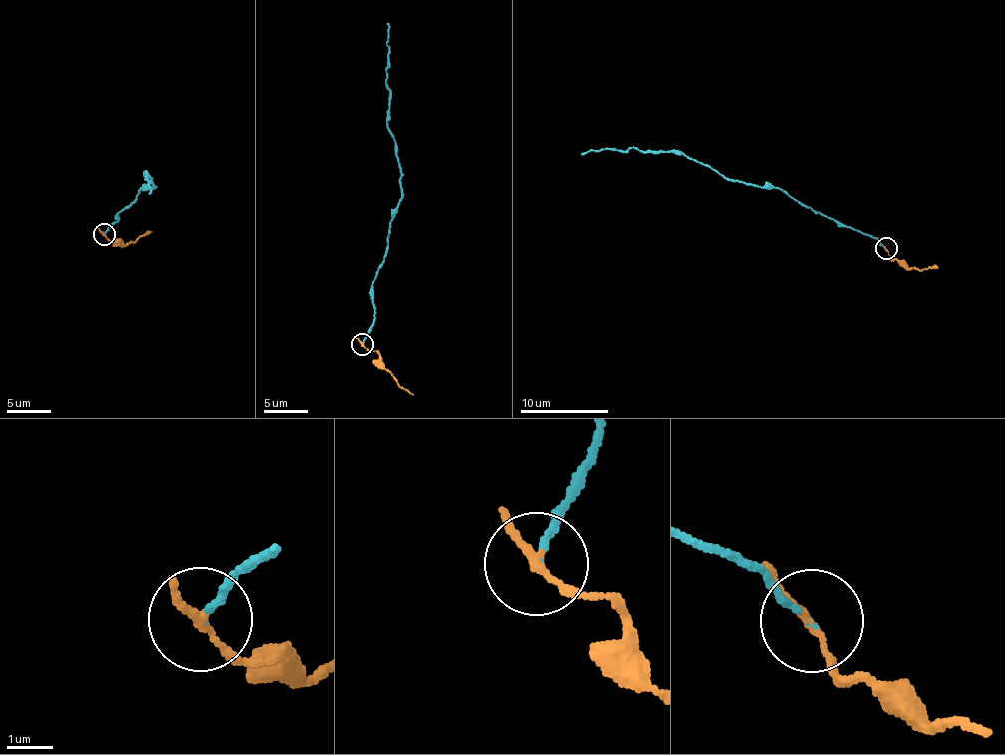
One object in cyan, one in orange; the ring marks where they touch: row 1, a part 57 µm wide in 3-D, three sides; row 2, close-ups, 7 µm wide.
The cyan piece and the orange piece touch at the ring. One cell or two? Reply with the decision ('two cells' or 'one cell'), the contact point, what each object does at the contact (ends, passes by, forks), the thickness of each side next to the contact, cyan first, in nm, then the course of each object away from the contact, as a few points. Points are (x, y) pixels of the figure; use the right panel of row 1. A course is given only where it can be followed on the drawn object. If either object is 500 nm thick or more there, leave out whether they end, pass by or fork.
two cells; at (886, 248); cyan ends there; orange passes by; 110 nm thick on the cyan side, 170 nm on the other; cyan runs (886, 249), (778, 188), (726, 180), (685, 156), (606, 149), (582, 155); orange runs (886, 249), (891, 260), (900, 261), (907, 268), (923, 271), (937, 267)

